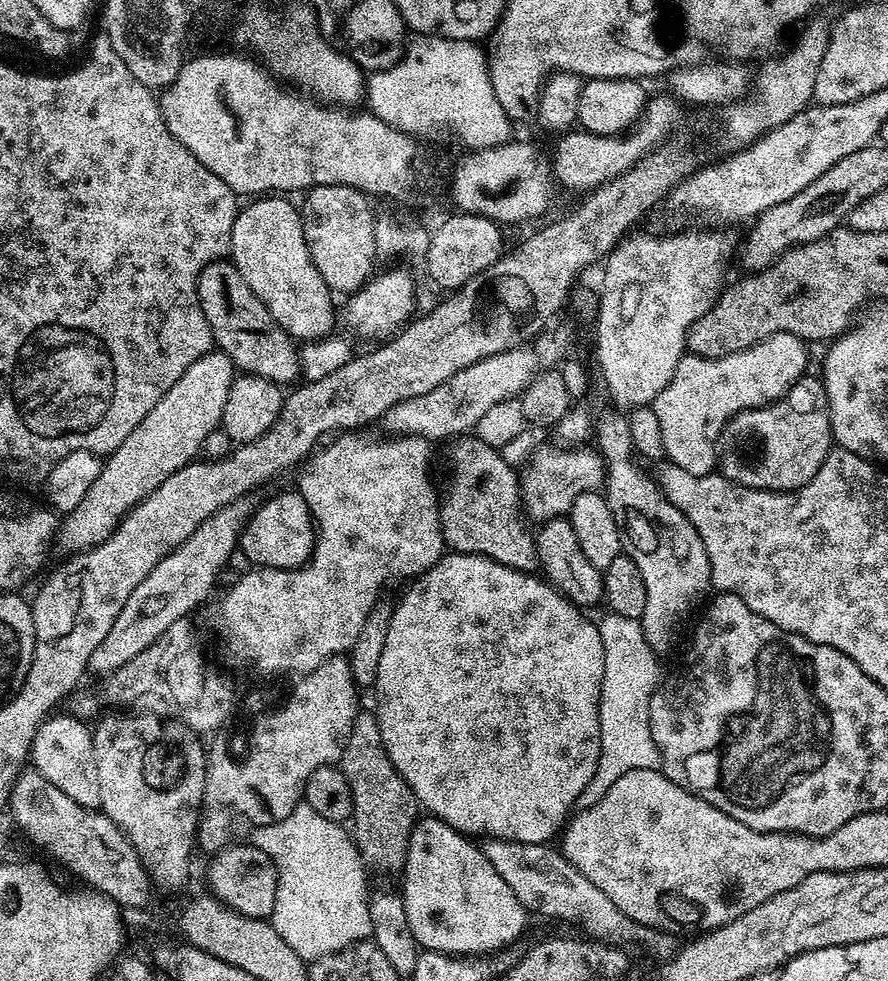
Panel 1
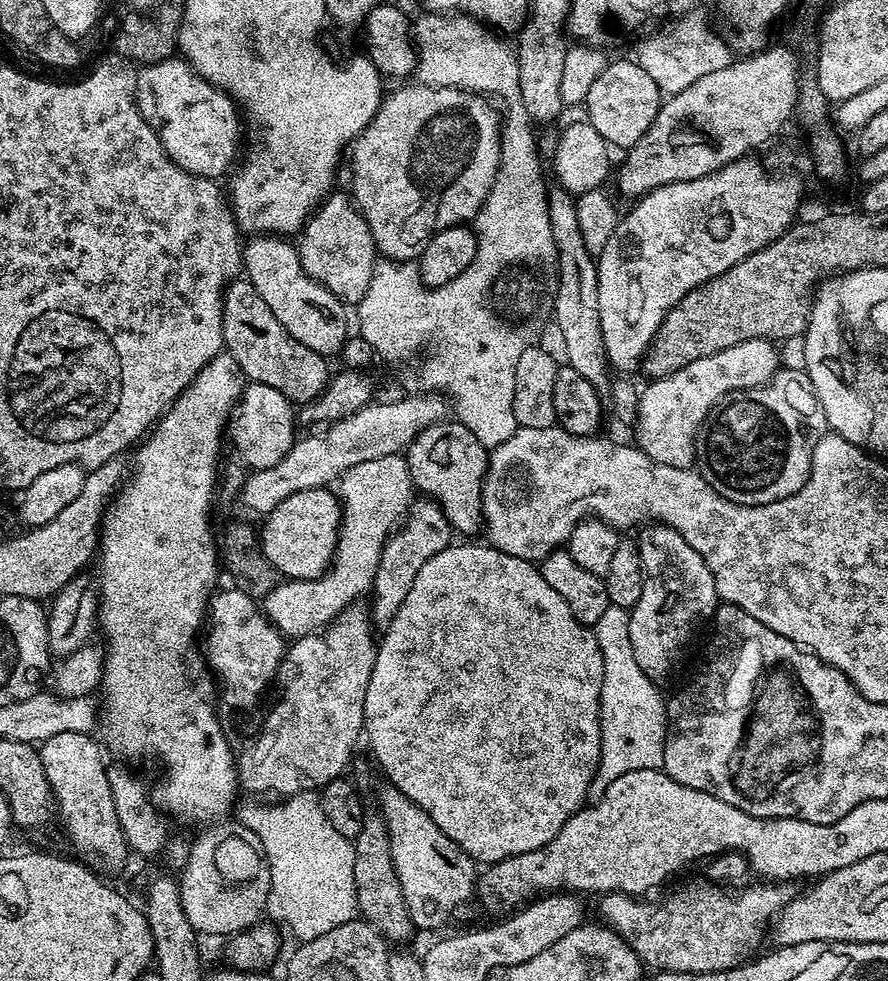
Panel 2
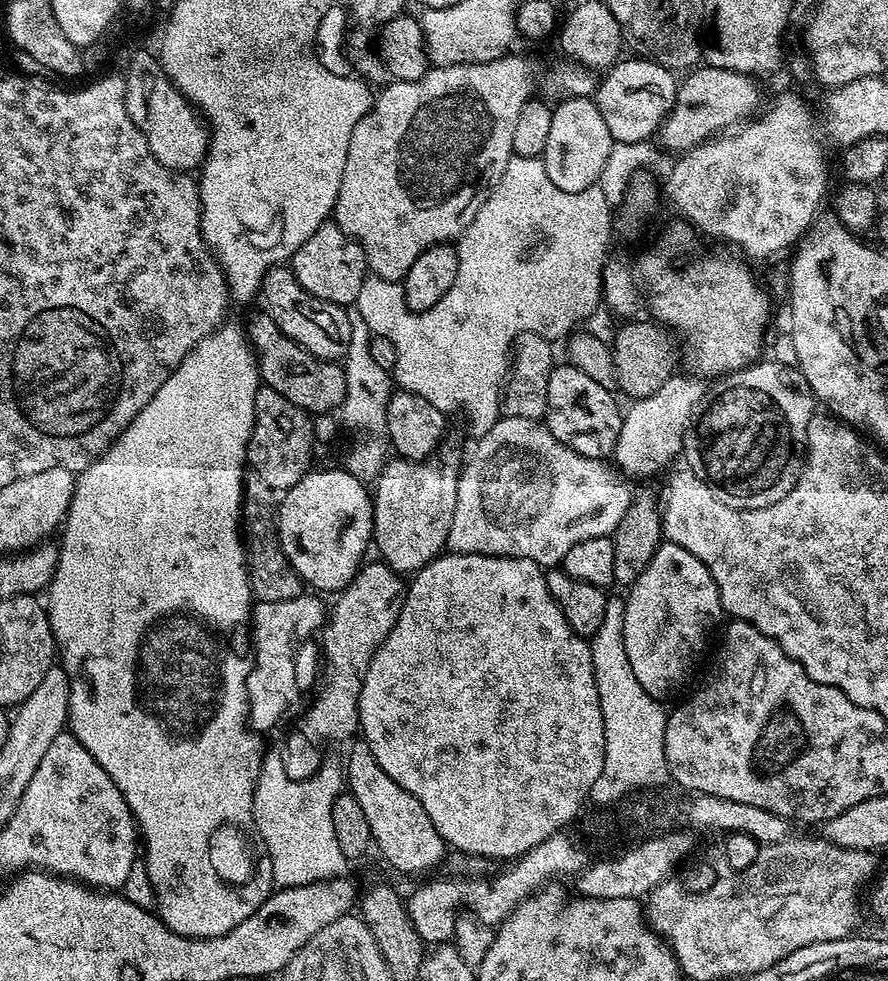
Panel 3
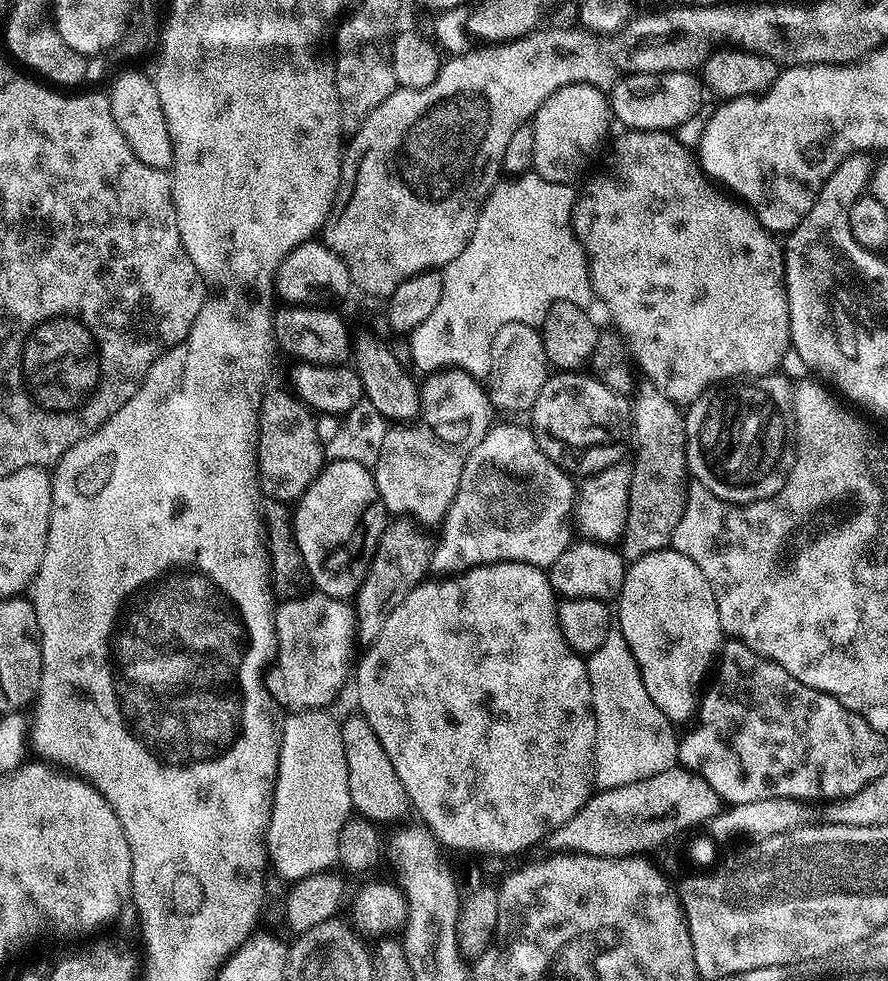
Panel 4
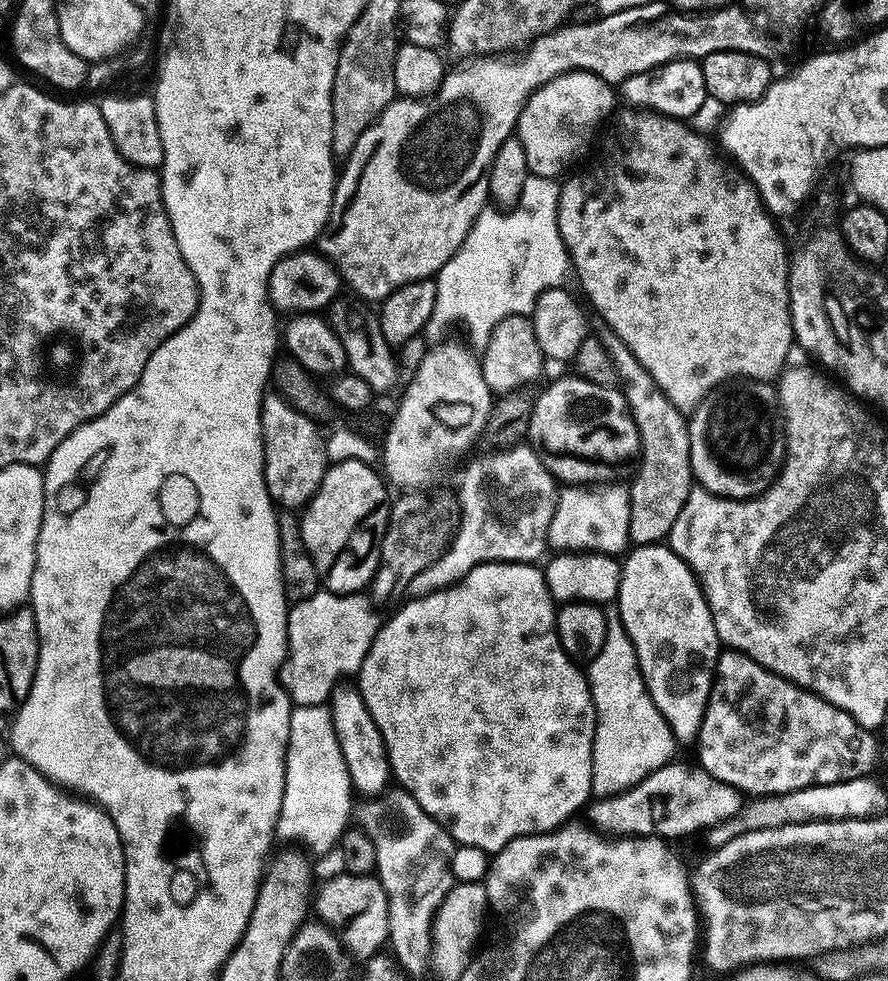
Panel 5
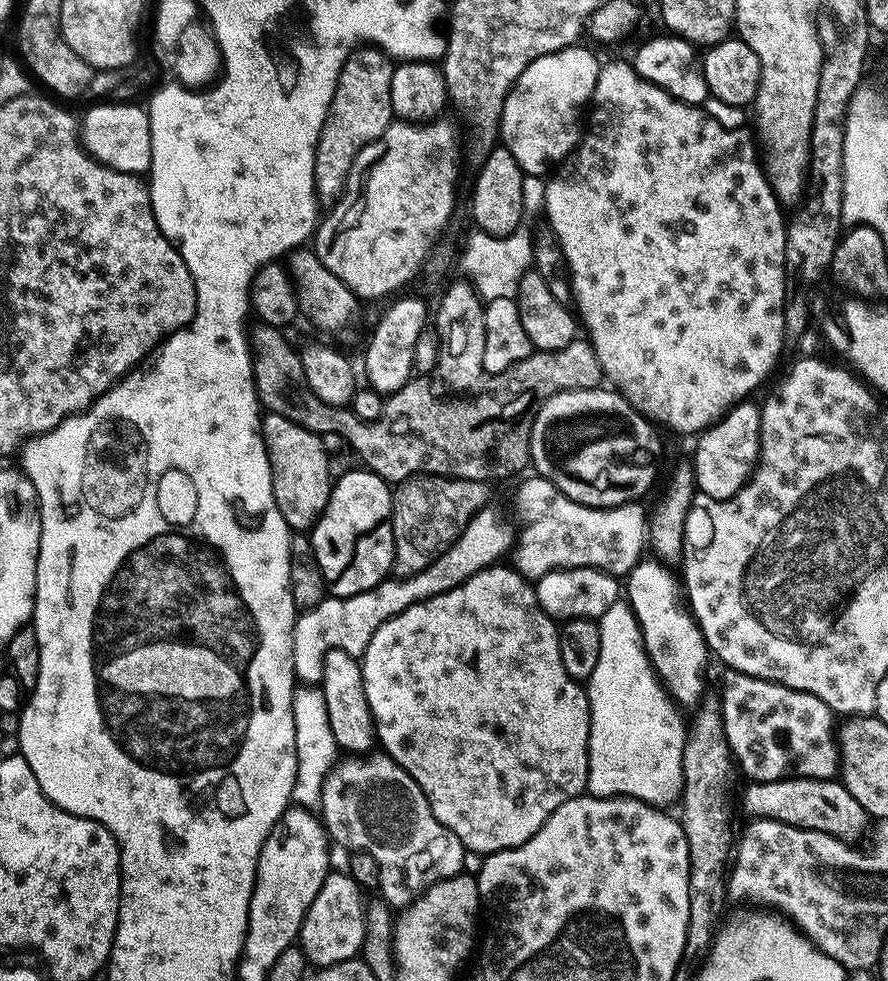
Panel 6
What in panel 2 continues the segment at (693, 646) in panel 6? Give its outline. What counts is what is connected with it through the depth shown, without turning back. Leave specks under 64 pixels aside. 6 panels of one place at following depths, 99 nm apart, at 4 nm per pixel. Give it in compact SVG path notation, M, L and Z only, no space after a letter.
M655 522L644 527L639 529L641 532L640 538L638 537L641 562L644 566L644 585L641 598L628 614L630 642L634 646L634 658L638 658L638 666L642 666L642 670L652 680L660 682L663 681L663 676L675 666L676 659L679 658L680 651L687 646L696 624L702 623L703 620L704 623L711 621L718 607L718 597L714 578L706 562L702 562L702 554L698 554L698 550L694 550L694 546L690 546L690 542L686 542L686 538L678 534L678 530Z

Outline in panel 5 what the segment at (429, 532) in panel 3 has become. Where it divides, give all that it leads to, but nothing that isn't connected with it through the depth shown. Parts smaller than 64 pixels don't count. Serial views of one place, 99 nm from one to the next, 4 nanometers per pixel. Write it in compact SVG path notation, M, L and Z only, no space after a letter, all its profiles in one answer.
M452 340L445 344L433 343L414 370L414 376L406 380L404 397L384 436L382 467L383 475L393 485L401 484L401 489L416 490L427 485L424 483L431 478L432 471L447 456L464 451L480 435L485 435L494 394L490 386L486 386L486 378L482 378L477 353L472 353L473 349L464 344L455 344Z

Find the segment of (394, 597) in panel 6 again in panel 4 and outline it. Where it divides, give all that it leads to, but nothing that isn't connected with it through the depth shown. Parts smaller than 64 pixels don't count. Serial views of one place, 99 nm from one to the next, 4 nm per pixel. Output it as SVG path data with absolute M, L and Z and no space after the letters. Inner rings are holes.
M493 423L486 438L474 446L462 470L458 494L442 521L440 541L435 541L432 550L431 571L443 578L475 568L477 564L511 562L532 564L545 570L551 568L558 554L573 543L574 528L570 521L578 499L577 481L572 481L556 464L559 463L540 449L531 427ZM313 591L311 594L296 596L292 599L285 599L279 607L275 609L276 614L276 655L266 672L266 683L268 685L268 692L272 699L276 701L277 705L284 710L303 710L305 708L322 708L327 709L328 704L332 704L336 700L336 695L344 688L344 683L349 683L350 673L354 668L354 656L352 660L352 647L357 647L358 637L356 634L356 610L355 607L348 600L339 600L333 596L323 596L321 592Z

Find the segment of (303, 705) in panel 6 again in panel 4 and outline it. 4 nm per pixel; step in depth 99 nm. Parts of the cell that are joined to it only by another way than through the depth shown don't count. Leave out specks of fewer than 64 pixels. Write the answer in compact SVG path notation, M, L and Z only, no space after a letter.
M305 708L285 715L282 720L280 761L266 837L266 855L271 871L280 876L299 878L309 876L311 872L329 871L338 861L338 830L342 830L344 821L354 812L348 785L346 750L342 746L341 721L335 720L330 713L322 708Z

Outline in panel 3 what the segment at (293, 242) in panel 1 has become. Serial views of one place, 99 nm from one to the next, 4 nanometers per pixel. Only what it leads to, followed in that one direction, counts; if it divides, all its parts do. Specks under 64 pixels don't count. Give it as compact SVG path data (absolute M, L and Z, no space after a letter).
M288 266L271 268L265 274L260 296L268 299L267 314L278 326L278 330L286 334L286 338L298 342L298 346L310 350L310 354L318 358L343 361L351 338L347 307L314 298L314 294L302 290L302 286L298 286L298 278L294 278L292 269Z

